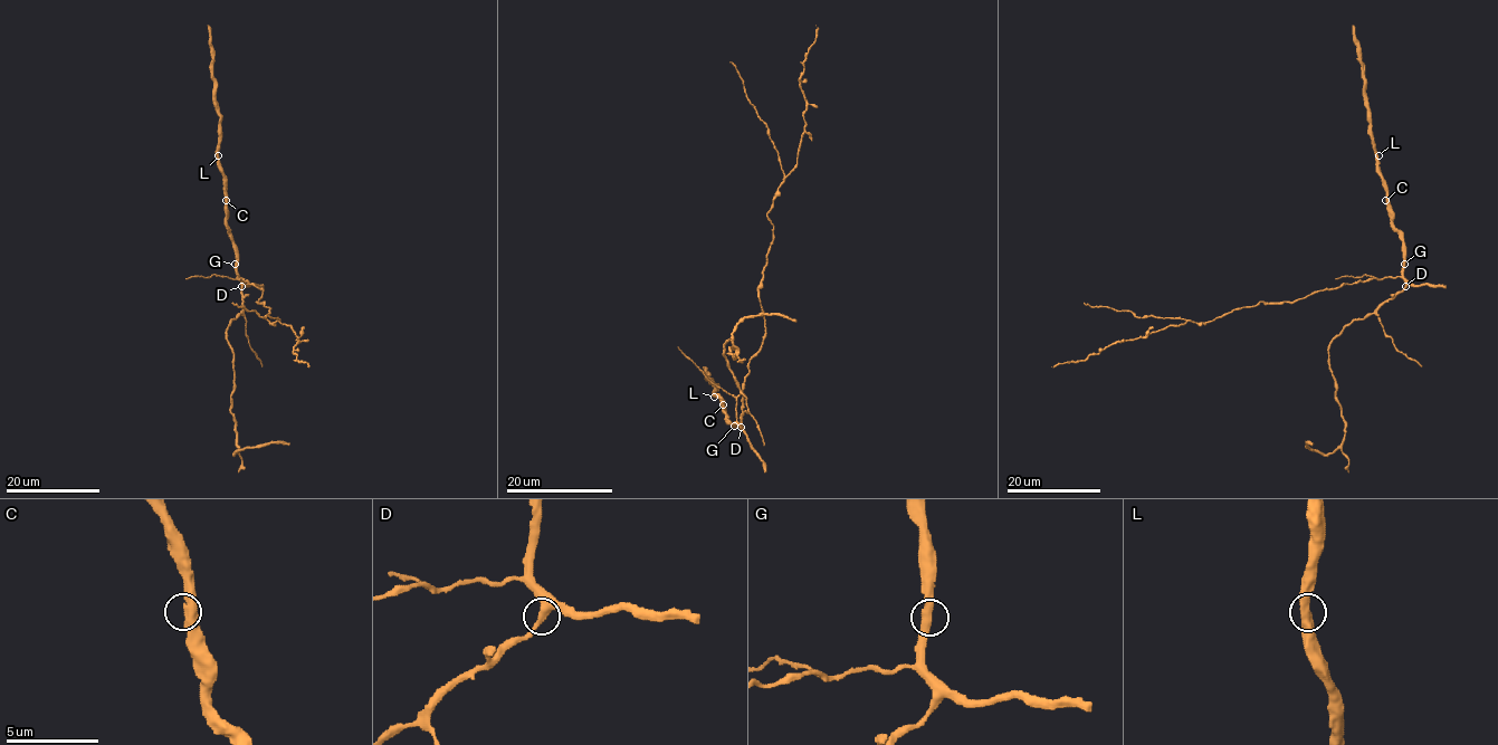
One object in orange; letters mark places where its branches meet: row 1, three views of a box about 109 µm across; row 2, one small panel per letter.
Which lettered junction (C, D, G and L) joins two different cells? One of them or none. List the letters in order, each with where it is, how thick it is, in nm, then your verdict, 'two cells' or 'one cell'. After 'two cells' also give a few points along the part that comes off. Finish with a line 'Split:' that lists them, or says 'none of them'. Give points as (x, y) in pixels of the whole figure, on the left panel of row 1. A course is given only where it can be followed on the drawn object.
C: at (226, 200); 480 nm thick; one cell
D: at (241, 286); 440 nm thick; one cell
G: at (235, 264); 440 nm thick; one cell
L: at (218, 155); 480 nm thick; one cell
Split: none of them

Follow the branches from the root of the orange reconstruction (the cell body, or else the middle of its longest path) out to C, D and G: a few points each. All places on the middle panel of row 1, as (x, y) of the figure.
C: (748, 372), (736, 399), (735, 424), (727, 418), (723, 404)
D: (748, 372), (736, 399), (736, 421), (741, 427)
G: (748, 372), (736, 399), (734, 426)

